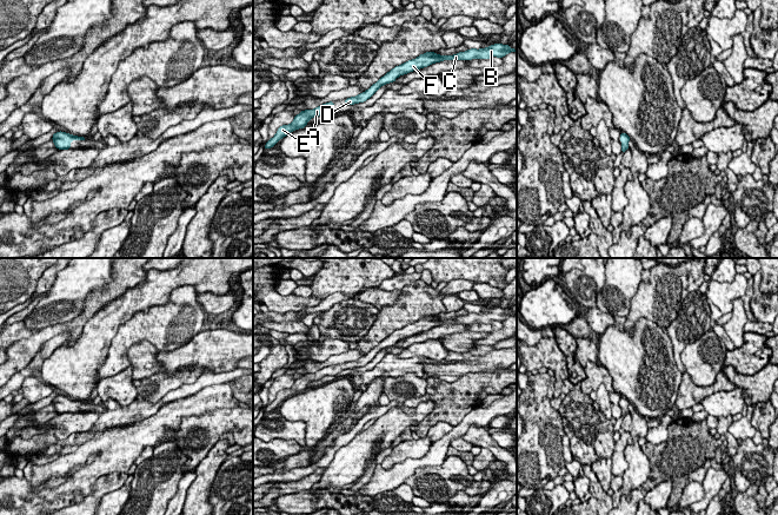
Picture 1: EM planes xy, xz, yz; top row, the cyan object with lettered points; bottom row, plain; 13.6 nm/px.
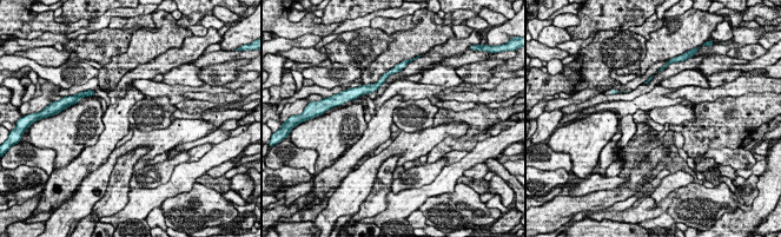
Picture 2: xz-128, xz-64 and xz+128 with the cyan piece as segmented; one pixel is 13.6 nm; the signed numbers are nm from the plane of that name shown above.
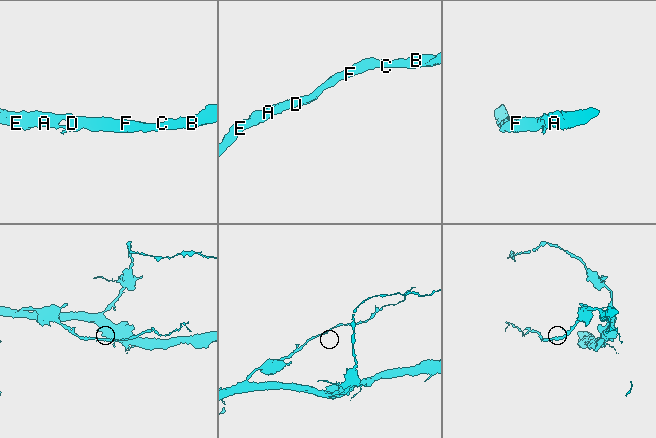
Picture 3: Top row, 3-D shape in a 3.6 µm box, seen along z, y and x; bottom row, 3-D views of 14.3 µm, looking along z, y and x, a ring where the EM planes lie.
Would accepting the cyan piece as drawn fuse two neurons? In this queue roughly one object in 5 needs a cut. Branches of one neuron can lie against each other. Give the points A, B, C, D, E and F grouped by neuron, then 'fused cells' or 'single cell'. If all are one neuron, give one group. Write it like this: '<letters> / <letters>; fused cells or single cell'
A B C D E F; single cell

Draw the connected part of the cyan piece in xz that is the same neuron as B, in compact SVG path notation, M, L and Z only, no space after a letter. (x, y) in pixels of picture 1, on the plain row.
M494 308L480 313L471 312L466 316L458 316L454 319L439 319L435 316L426 316L413 324L408 324L403 329L395 330L375 348L373 348L367 355L357 361L345 363L344 370L364 367L370 363L383 349L394 346L398 341L423 331L427 331L434 326L440 326L443 324L472 324L474 322L487 324L492 321L504 322L510 316L517 315L511 312L507 308Z

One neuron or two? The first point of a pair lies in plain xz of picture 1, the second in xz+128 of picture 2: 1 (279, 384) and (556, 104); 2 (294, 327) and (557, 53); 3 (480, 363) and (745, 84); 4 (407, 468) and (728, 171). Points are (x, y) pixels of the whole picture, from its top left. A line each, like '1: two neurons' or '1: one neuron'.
1: two neurons
2: one neuron
3: one neuron
4: two neurons

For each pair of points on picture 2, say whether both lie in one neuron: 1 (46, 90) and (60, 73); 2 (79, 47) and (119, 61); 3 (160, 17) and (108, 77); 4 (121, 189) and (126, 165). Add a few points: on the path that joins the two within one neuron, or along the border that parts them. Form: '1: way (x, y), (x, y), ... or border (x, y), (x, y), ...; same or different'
1: border (47, 80), (60, 87); different
2: border (130, 39), (124, 52), (103, 65); different
3: way (158, 33), (125, 63); same
4: way (121, 183), (123, 171); same

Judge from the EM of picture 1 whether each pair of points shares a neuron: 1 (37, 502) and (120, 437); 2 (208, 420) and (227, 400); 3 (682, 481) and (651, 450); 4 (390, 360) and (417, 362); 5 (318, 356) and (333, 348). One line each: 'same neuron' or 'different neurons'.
1: same neuron
2: different neurons
3: same neuron
4: same neuron
5: same neuron

